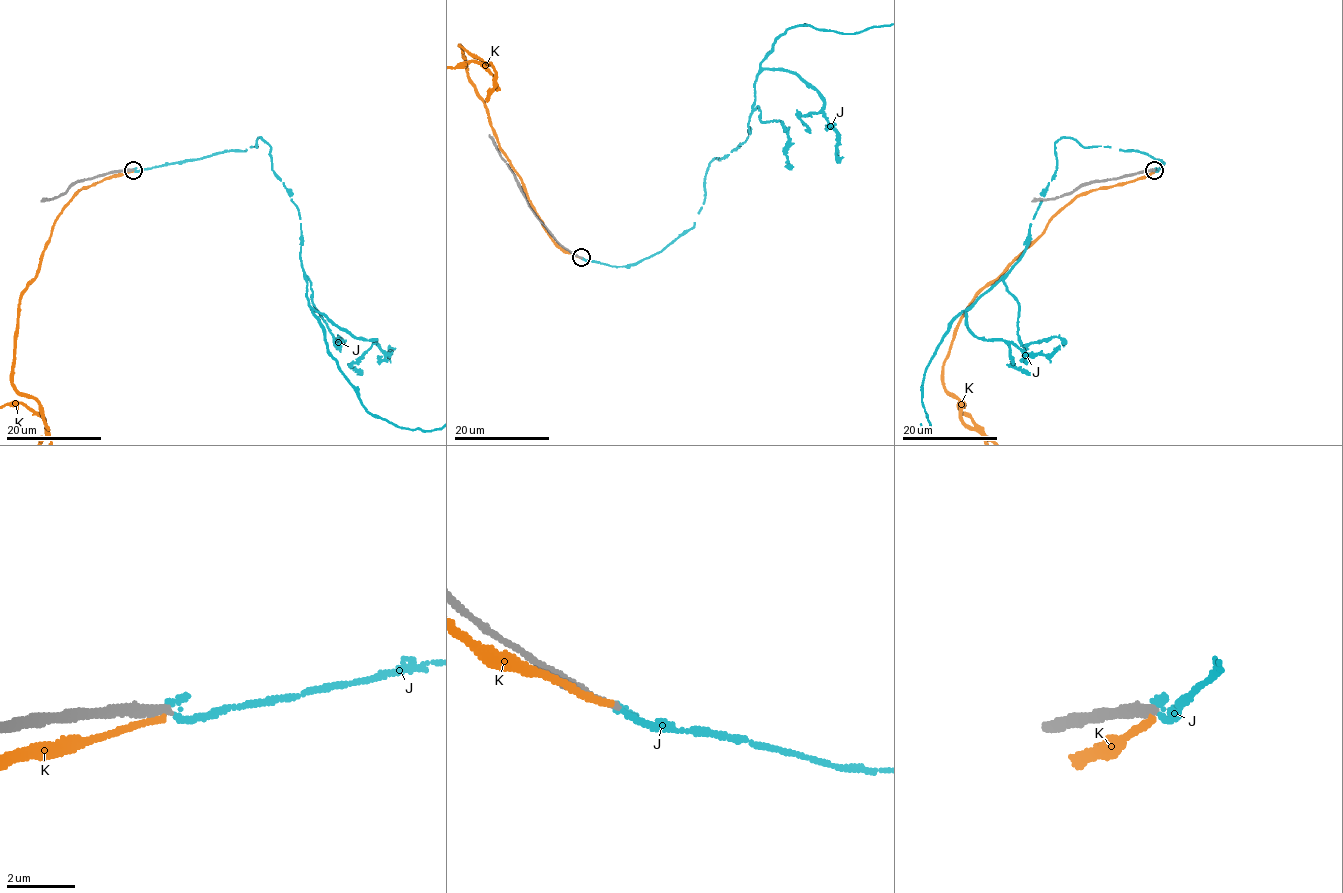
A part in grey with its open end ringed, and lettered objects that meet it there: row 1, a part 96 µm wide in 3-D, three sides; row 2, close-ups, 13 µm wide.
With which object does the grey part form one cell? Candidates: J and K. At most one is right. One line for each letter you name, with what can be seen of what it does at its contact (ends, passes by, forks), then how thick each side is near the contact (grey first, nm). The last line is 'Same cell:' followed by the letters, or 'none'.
Same cell: none

